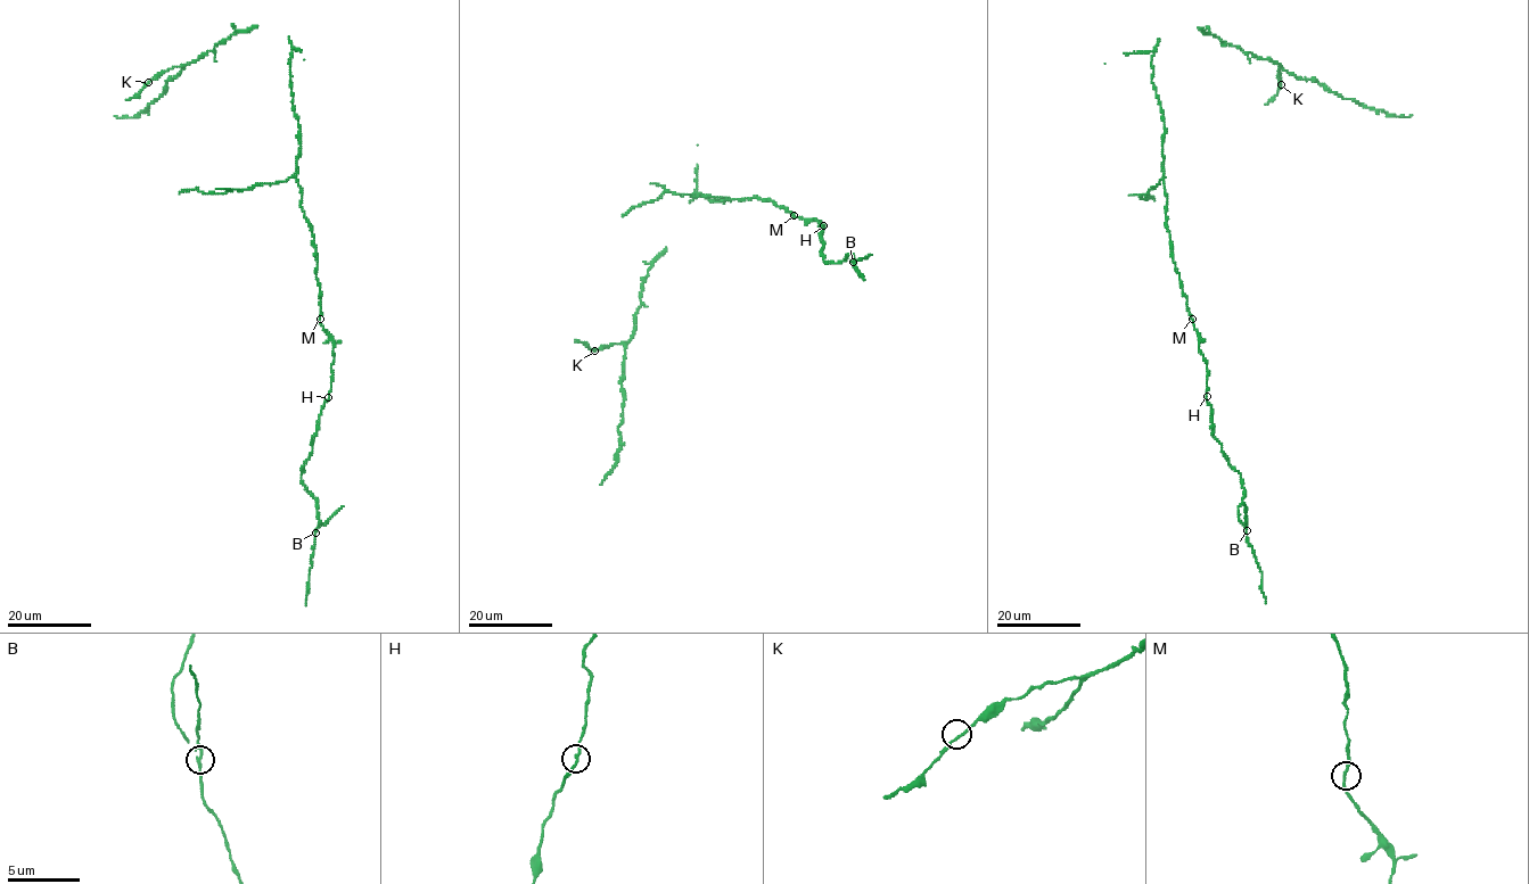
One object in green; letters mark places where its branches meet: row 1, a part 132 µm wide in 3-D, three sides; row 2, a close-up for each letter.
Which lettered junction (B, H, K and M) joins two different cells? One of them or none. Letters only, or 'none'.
B

